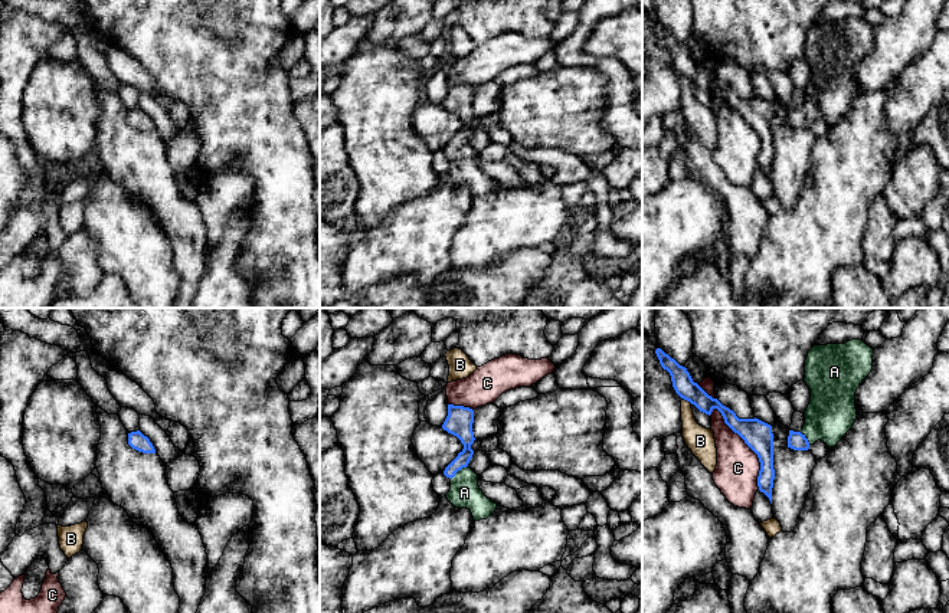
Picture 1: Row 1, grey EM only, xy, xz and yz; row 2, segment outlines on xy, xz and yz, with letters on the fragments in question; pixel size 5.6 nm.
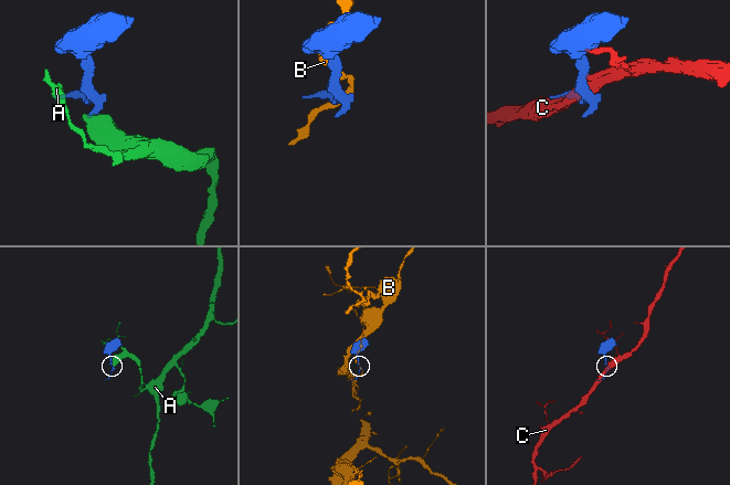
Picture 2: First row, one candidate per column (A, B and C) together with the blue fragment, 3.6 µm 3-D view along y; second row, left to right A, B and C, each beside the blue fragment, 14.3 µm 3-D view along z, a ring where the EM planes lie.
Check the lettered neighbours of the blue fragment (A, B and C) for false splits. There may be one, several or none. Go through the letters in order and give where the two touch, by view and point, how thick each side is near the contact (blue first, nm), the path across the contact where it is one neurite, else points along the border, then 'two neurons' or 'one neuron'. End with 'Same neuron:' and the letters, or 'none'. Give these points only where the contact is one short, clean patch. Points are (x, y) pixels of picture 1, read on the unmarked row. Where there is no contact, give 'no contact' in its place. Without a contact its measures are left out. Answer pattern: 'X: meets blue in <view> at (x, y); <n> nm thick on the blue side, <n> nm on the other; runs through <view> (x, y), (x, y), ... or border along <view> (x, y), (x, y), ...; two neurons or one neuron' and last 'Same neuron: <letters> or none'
A: meets blue in xz at (458, 147); 140 nm thick on the blue side, 170 nm on the other; runs through xz (460, 102), (467, 131), (458, 147), (464, 159), (464, 170); one neuron
B: meets blue in yz at (687, 78); 120 nm thick on the blue side, 160 nm on the other; two neurons
C: meets blue in yz at (749, 124); 160 nm thick on the blue side, 240 nm on the other; two neurons
Same neuron: A

